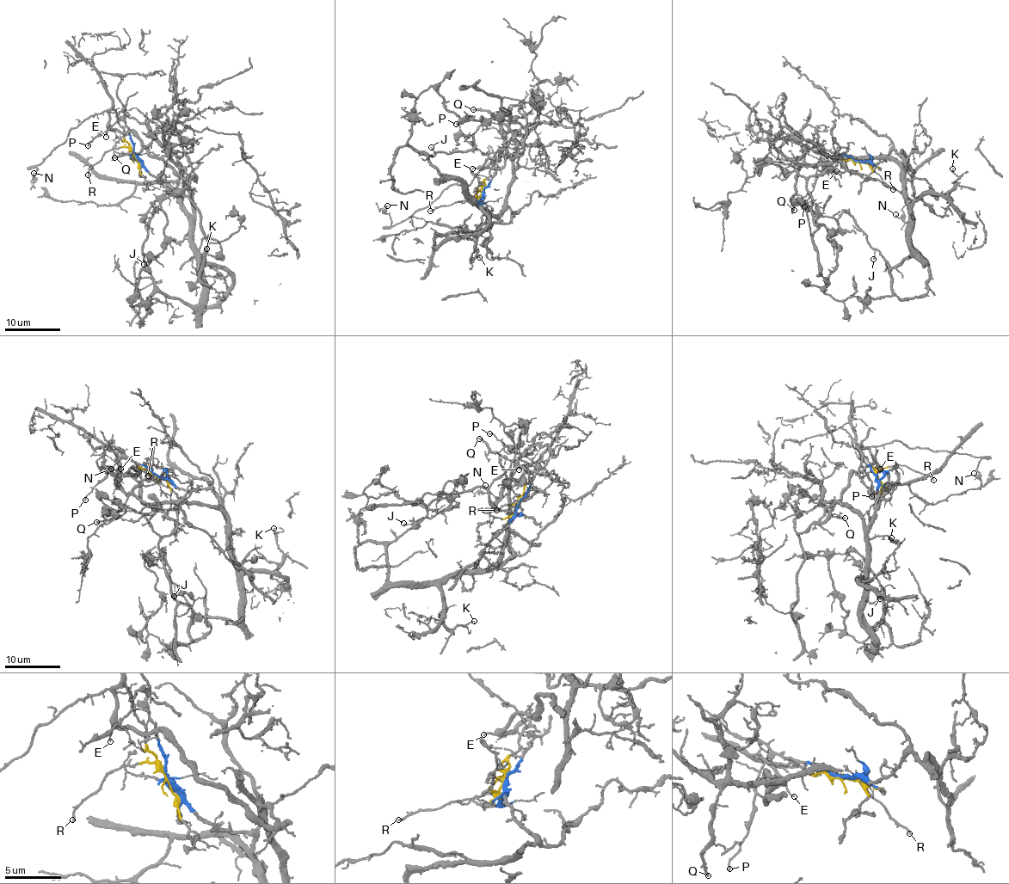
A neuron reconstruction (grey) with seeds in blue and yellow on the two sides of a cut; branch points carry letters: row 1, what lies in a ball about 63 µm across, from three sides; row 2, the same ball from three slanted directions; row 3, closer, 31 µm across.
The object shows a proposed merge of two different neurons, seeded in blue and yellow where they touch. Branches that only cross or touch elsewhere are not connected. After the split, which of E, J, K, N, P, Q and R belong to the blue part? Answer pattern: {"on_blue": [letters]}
{"on_blue": ["J", "K", "Q"]}

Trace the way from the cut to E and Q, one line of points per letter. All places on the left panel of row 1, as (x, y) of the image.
E: (134, 155), (114, 112), (109, 113), (106, 137)
Q: (134, 155), (160, 181), (175, 183), (179, 202), (192, 214), (188, 187), (156, 138), (136, 153), (114, 157)

